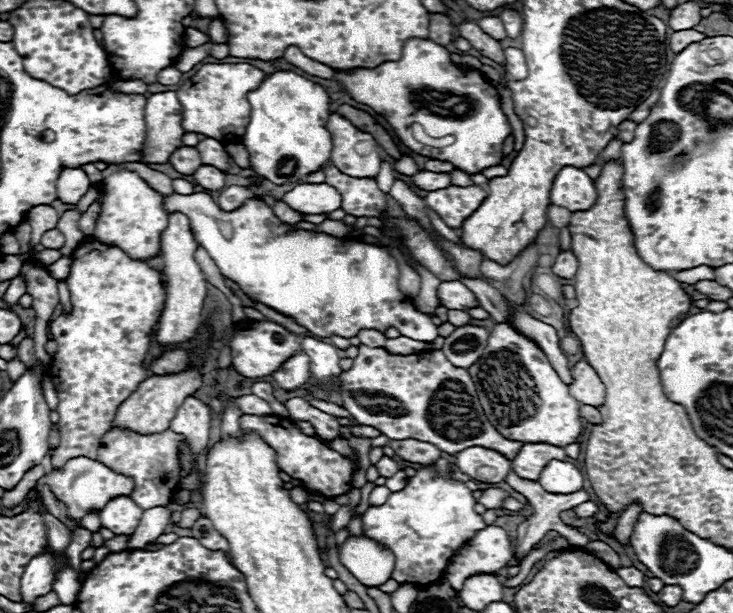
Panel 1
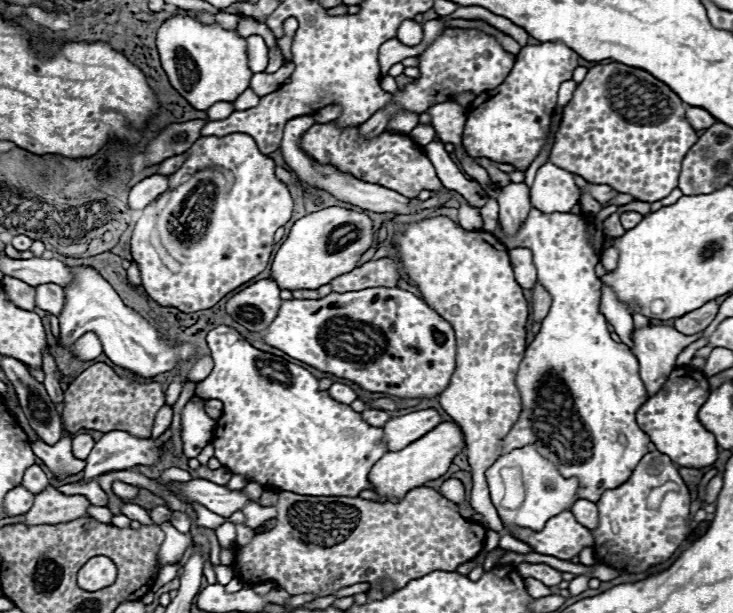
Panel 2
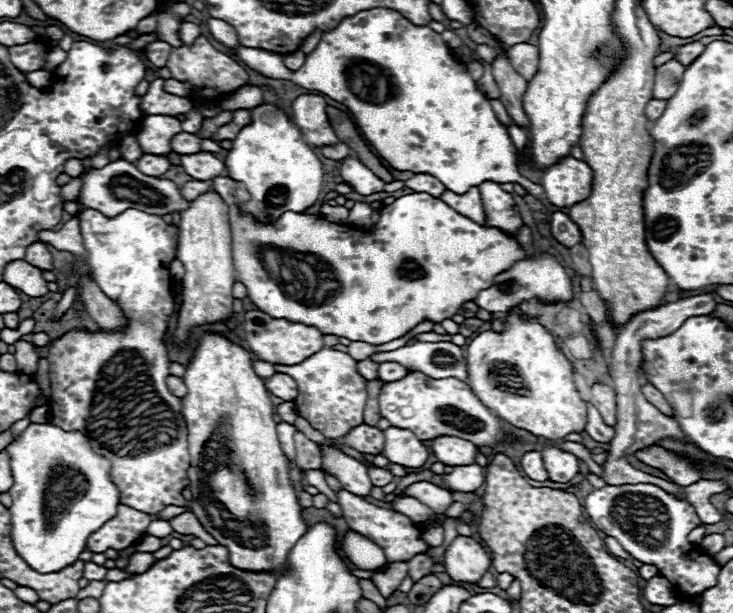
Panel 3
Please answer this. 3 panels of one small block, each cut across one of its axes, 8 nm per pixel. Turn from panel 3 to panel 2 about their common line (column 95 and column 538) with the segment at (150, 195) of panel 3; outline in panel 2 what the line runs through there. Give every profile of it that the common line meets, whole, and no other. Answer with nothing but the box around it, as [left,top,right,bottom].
[530,162,580,214]

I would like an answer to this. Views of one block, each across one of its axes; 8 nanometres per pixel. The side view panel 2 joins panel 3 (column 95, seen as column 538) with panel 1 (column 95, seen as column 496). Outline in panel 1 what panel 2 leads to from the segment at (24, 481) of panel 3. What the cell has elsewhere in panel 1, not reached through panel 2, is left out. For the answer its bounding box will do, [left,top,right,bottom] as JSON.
[36,456,134,522]

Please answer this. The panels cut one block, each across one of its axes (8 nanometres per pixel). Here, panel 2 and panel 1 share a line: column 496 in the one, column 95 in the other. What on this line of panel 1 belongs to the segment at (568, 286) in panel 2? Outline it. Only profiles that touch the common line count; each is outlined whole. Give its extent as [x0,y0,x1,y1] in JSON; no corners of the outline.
[94,164,168,260]

